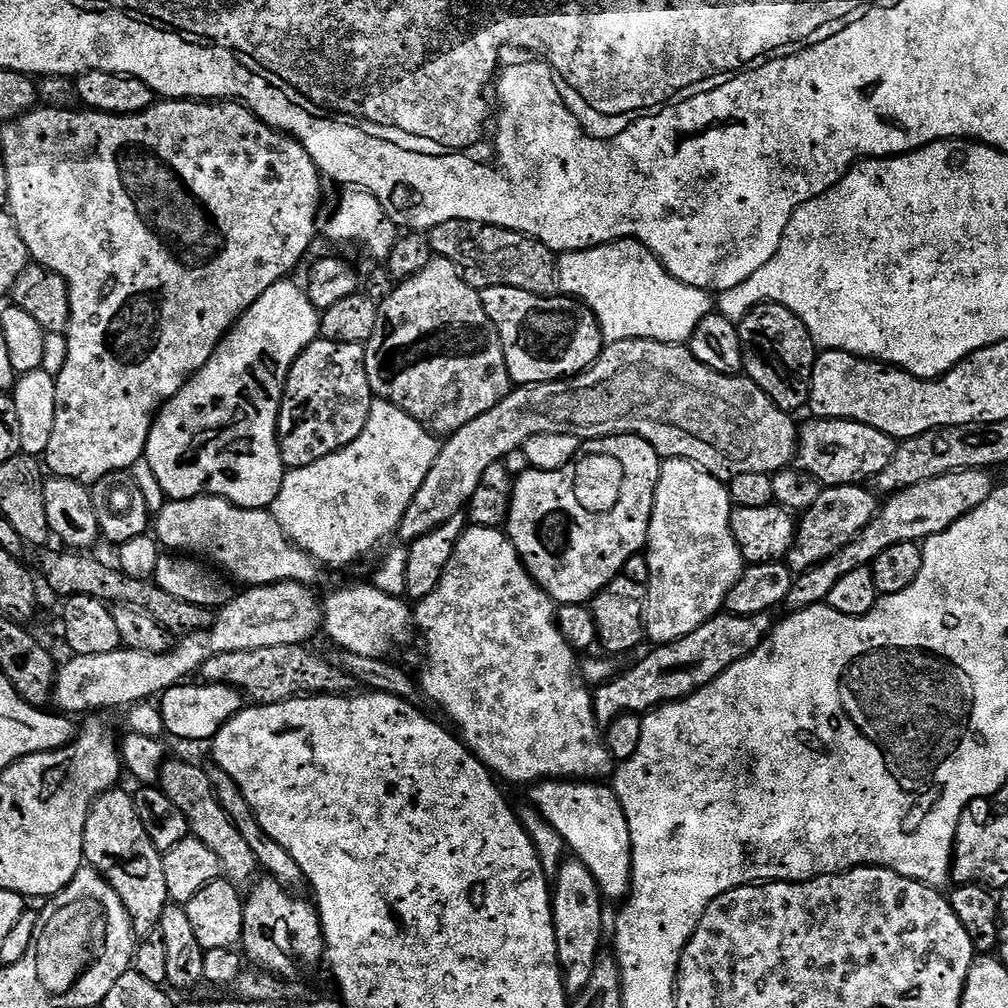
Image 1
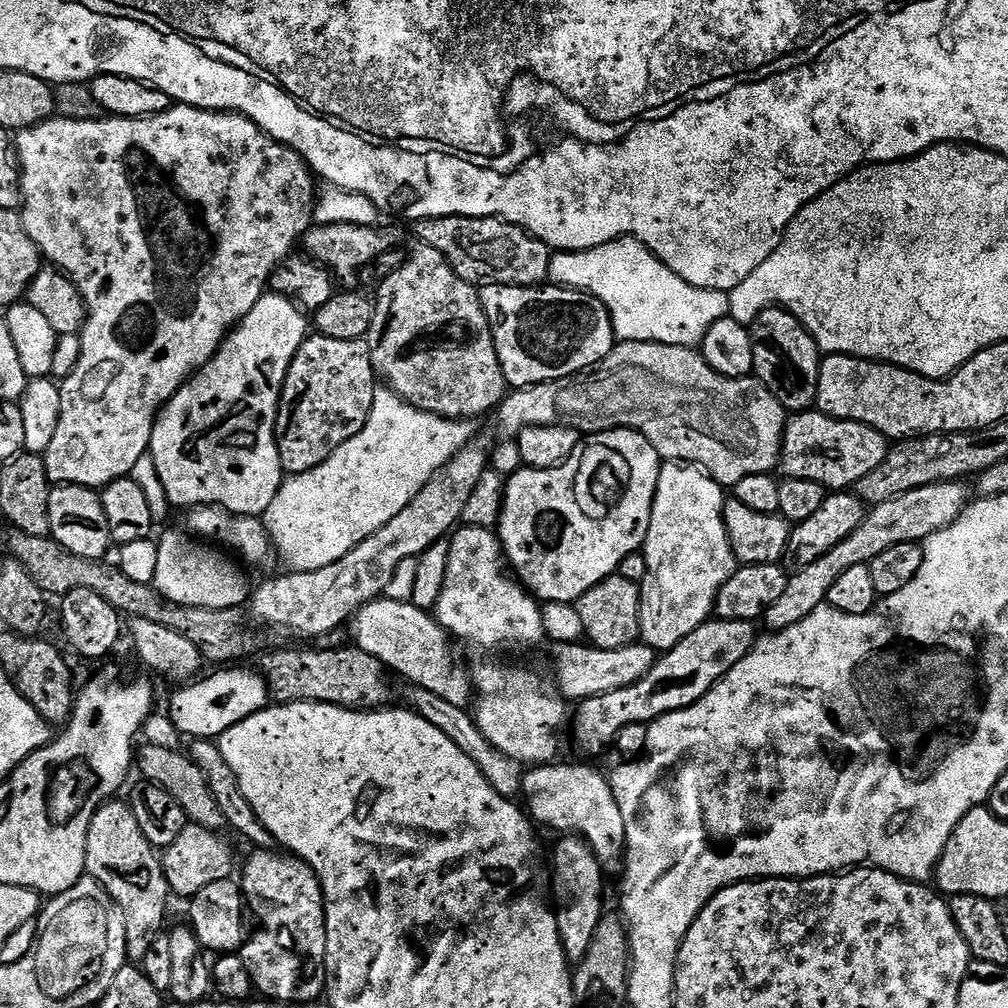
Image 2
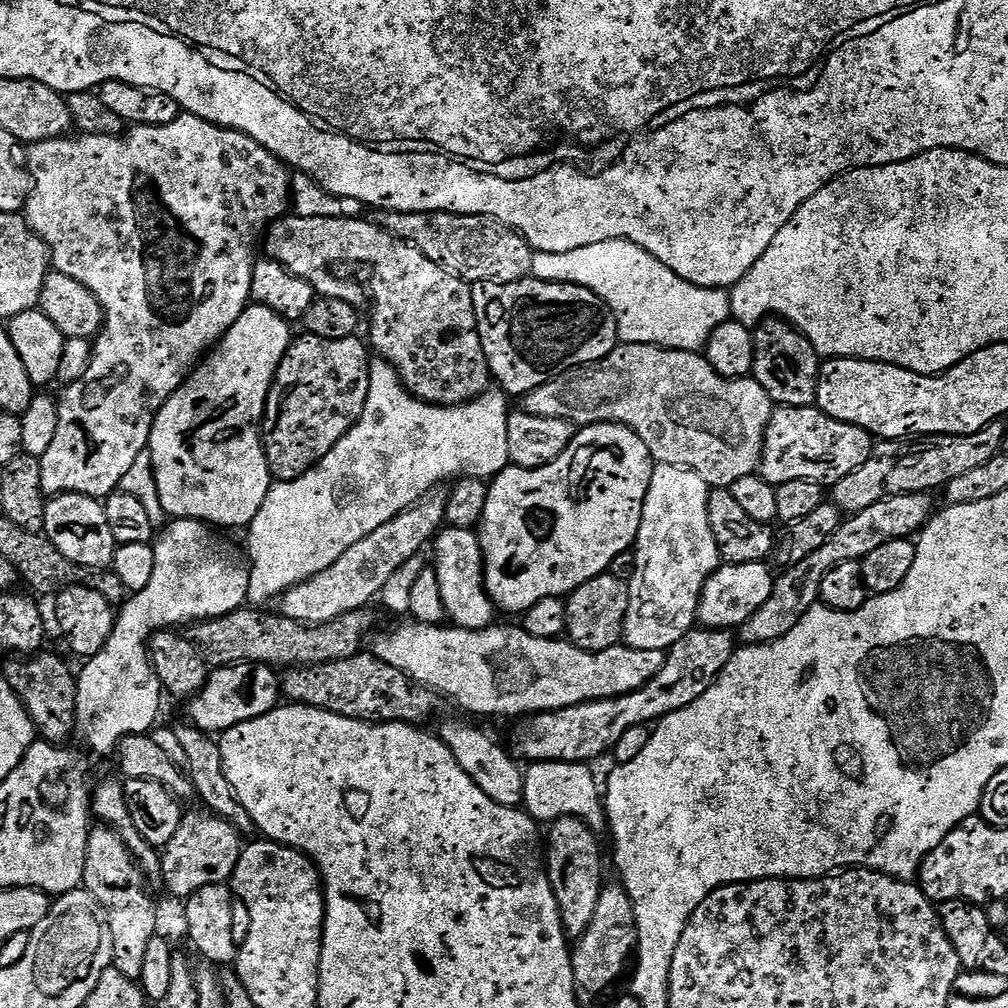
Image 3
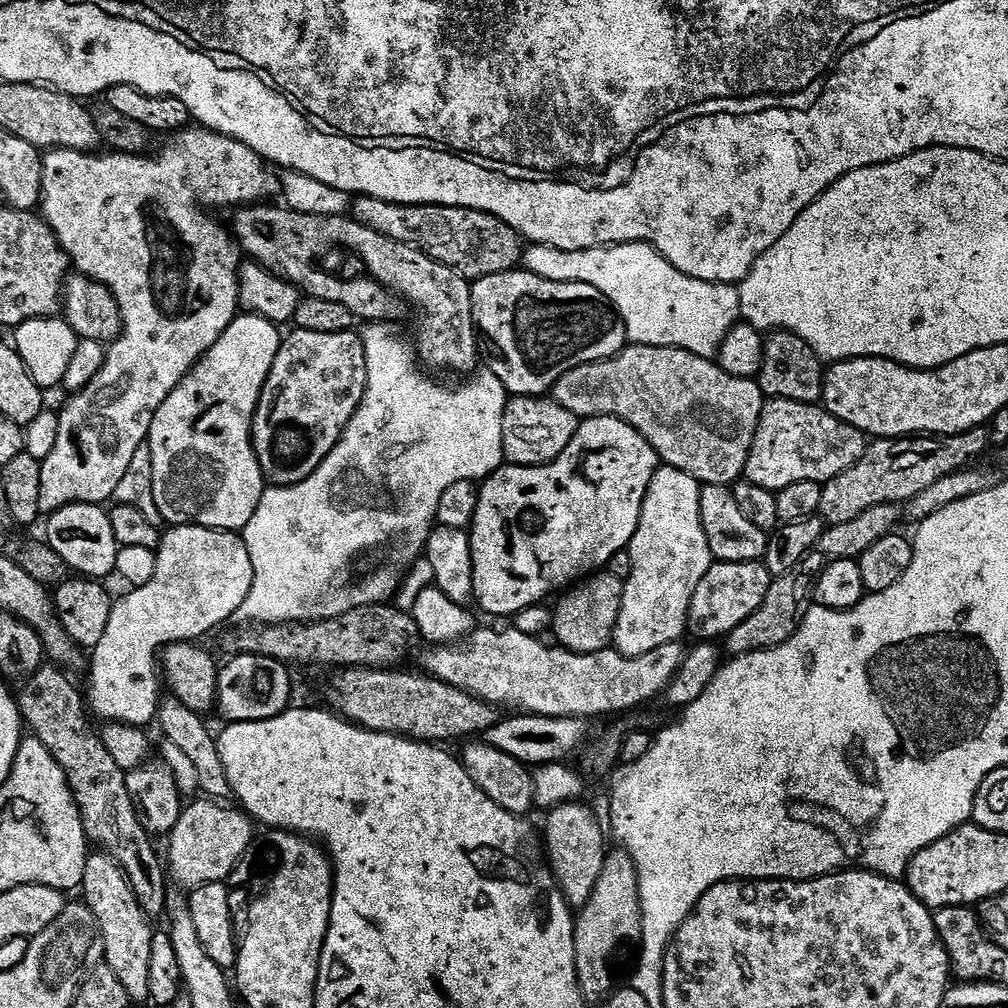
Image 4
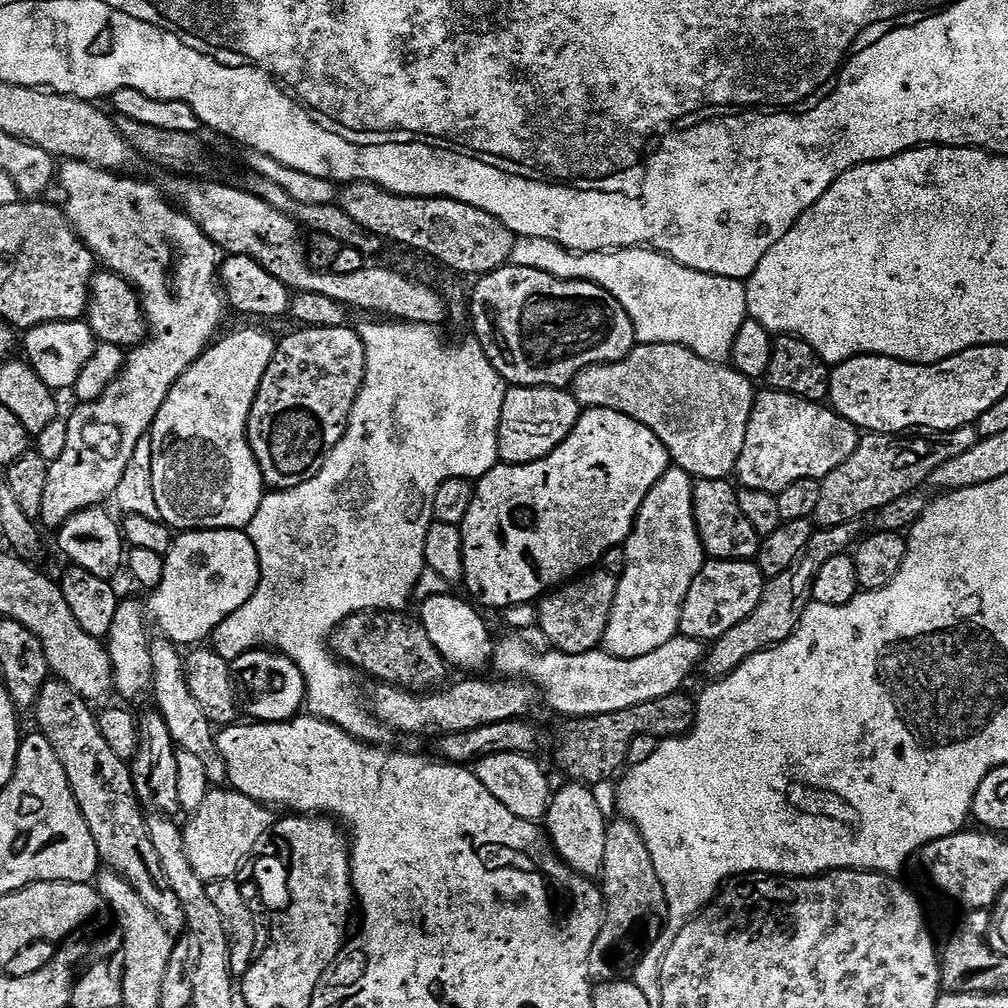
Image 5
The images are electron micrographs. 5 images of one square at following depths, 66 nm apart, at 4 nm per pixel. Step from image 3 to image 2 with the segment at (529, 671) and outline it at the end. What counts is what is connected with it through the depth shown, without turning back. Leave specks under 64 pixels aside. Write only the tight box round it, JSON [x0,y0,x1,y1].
[350,598,658,709]

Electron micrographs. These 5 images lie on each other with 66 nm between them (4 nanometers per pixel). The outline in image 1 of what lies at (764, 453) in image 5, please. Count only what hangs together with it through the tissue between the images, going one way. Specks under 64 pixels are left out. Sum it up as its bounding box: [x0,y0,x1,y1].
[795,418,898,486]

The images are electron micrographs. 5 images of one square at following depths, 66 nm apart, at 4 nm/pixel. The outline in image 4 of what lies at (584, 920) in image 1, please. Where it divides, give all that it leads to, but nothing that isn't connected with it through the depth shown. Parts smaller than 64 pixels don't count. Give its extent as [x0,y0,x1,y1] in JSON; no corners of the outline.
[542,802,606,909]

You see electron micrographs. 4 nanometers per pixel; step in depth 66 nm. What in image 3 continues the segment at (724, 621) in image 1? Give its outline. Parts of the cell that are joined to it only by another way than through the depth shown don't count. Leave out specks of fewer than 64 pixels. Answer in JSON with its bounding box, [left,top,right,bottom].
[512,627,738,764]

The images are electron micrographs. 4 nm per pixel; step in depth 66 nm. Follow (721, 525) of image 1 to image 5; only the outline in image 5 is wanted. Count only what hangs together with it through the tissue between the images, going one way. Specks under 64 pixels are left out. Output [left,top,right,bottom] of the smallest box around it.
[603,466,706,660]

